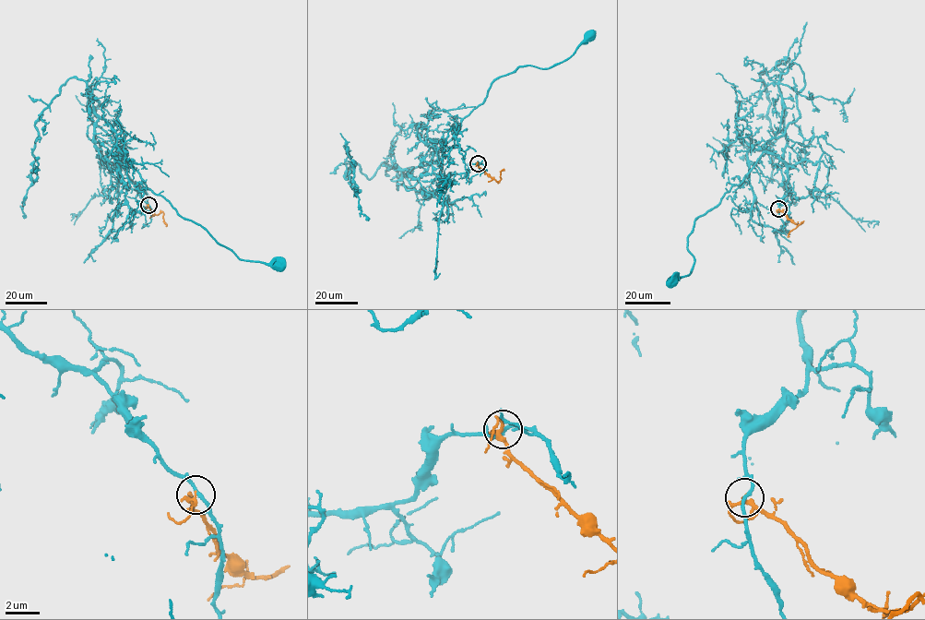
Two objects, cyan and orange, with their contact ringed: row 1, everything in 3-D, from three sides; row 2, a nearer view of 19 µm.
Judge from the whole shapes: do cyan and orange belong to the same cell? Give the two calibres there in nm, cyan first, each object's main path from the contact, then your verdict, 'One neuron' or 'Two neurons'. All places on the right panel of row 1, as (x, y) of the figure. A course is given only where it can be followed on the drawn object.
Thickness 180 nm (cyan) against 220 nm. Course of cyan: (778, 208), (787, 193), (787, 166), (763, 152), (739, 184), (696, 220), (688, 238), (694, 266), (671, 281). Course of orange: (778, 209), (795, 223), (801, 222), (788, 237). Two neurons

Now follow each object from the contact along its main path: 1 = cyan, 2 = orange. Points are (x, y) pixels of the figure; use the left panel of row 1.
1: (148, 204), (136, 191), (119, 181), (118, 169), (124, 159), (147, 187), (241, 259), (278, 267)
2: (148, 205), (155, 214), (163, 212), (166, 226)

